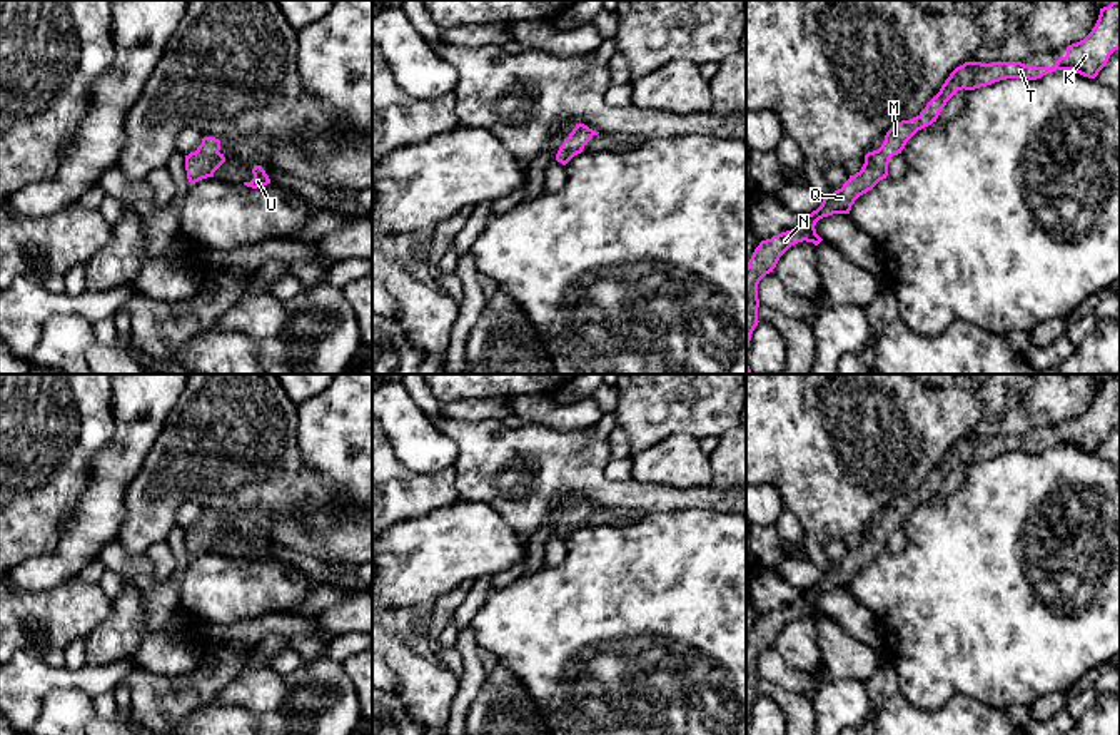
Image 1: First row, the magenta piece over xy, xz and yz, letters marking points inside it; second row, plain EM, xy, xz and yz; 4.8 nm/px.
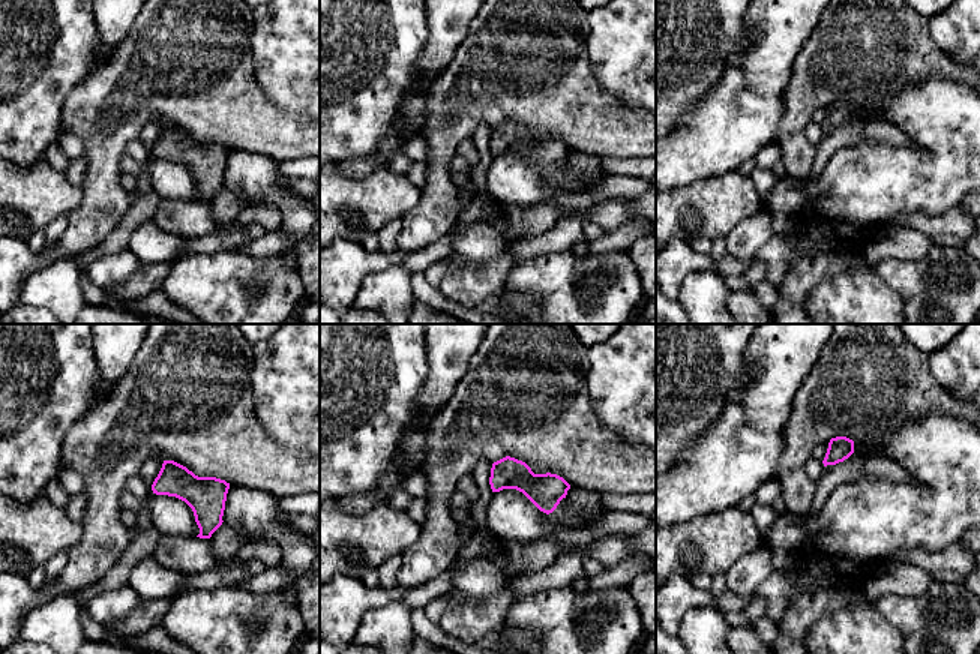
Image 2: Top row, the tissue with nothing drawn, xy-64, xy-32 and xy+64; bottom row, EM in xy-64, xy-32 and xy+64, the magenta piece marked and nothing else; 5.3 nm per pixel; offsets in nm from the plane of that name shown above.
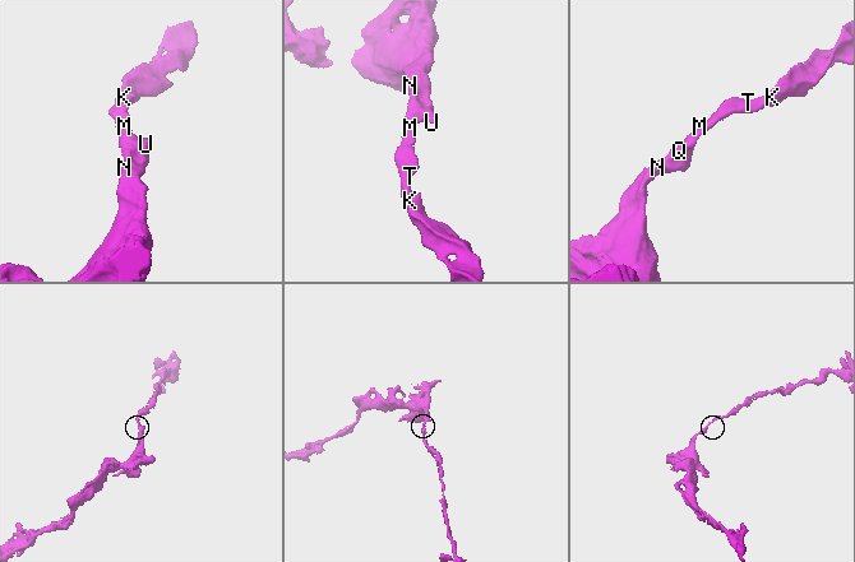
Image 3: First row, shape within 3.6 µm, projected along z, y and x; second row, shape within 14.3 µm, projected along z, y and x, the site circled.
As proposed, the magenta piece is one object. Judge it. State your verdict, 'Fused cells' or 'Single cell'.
Single cell

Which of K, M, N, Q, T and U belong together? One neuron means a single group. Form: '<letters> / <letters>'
K M N Q T U

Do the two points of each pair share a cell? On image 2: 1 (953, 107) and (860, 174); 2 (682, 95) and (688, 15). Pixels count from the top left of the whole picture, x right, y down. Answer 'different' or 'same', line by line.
1: same
2: same

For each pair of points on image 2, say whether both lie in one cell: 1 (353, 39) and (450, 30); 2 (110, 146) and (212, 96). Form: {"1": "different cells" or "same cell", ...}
{"1": "different cells", "2": "same cell"}

